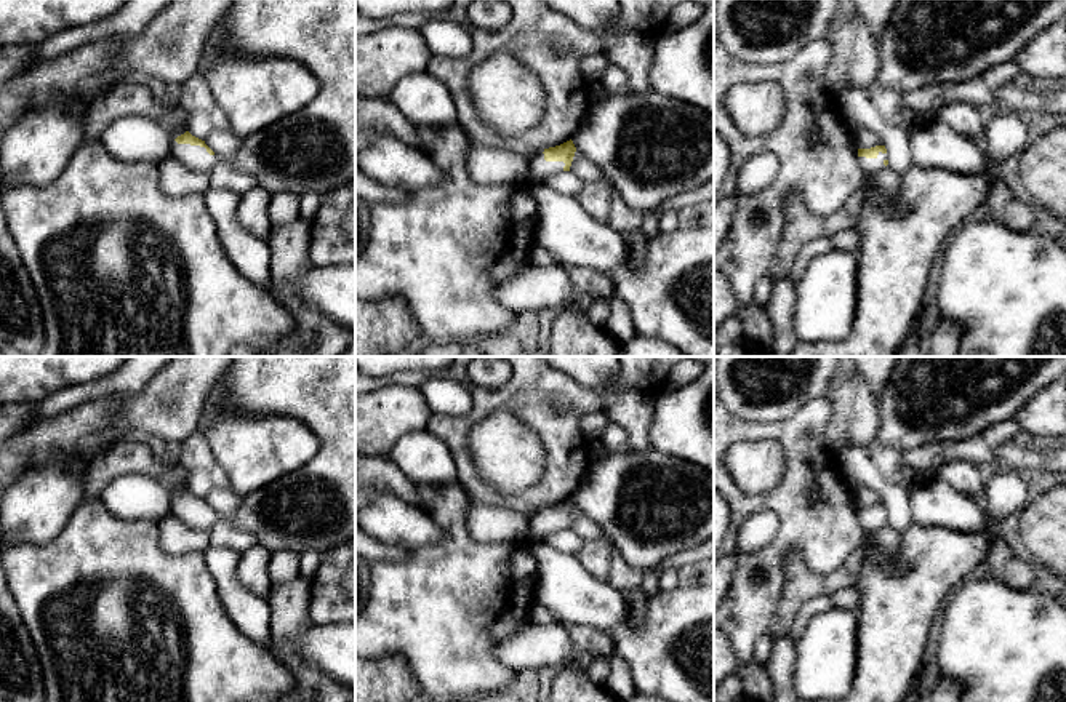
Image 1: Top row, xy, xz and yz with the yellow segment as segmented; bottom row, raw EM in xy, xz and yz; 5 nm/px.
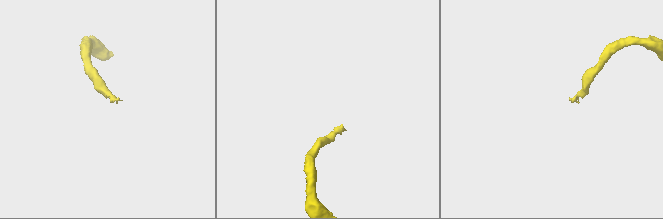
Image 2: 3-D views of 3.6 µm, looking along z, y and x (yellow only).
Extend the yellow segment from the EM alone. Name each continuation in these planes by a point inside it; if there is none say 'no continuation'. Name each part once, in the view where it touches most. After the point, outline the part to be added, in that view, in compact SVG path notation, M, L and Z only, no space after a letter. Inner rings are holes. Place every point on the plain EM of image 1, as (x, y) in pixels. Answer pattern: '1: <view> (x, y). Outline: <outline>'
1: xy (196, 515). Outline: M171 499L171 513L198 529L210 531L213 525L218 521L218 515L210 513L205 505L178 502L176 499Z

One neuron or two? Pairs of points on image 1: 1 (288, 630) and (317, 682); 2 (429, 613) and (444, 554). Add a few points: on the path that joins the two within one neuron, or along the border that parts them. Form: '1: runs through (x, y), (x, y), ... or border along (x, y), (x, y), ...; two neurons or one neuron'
1: runs through (285, 645), (285, 654), (303, 672); one neuron
2: runs through (444, 598), (444, 568); one neuron

